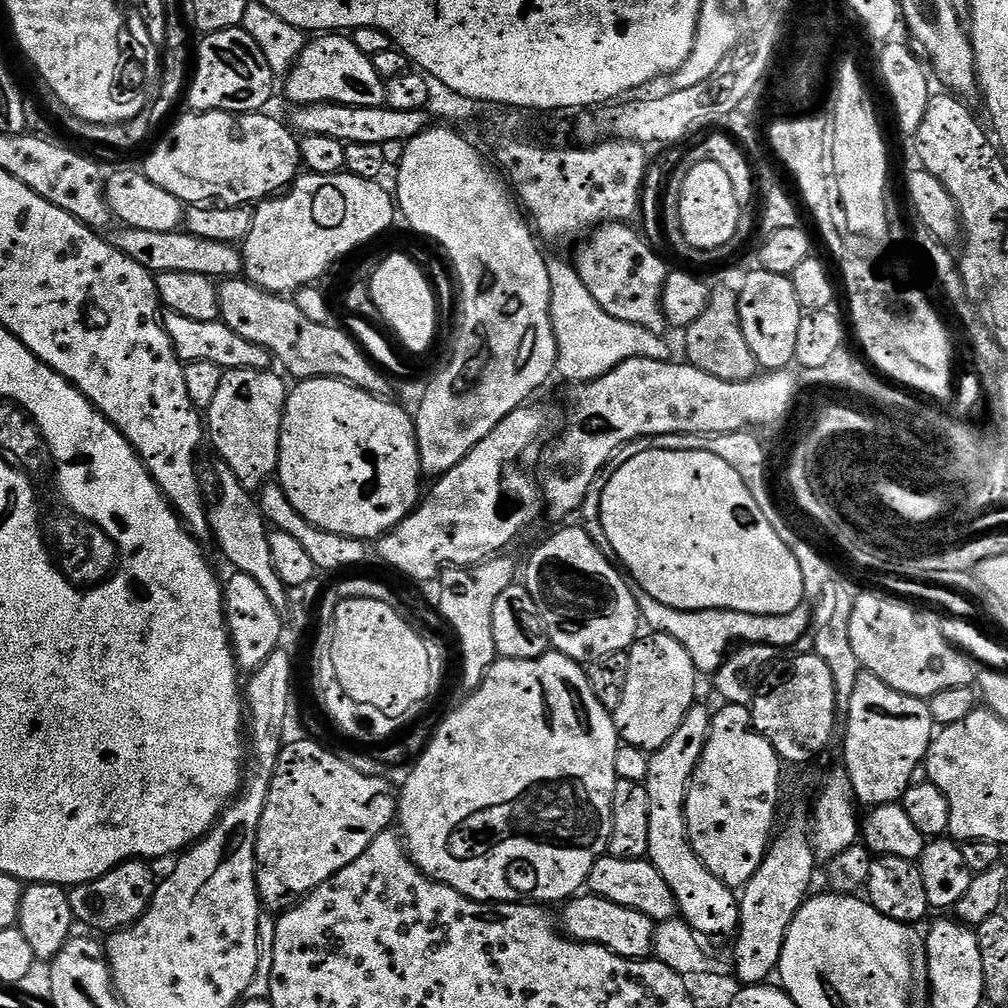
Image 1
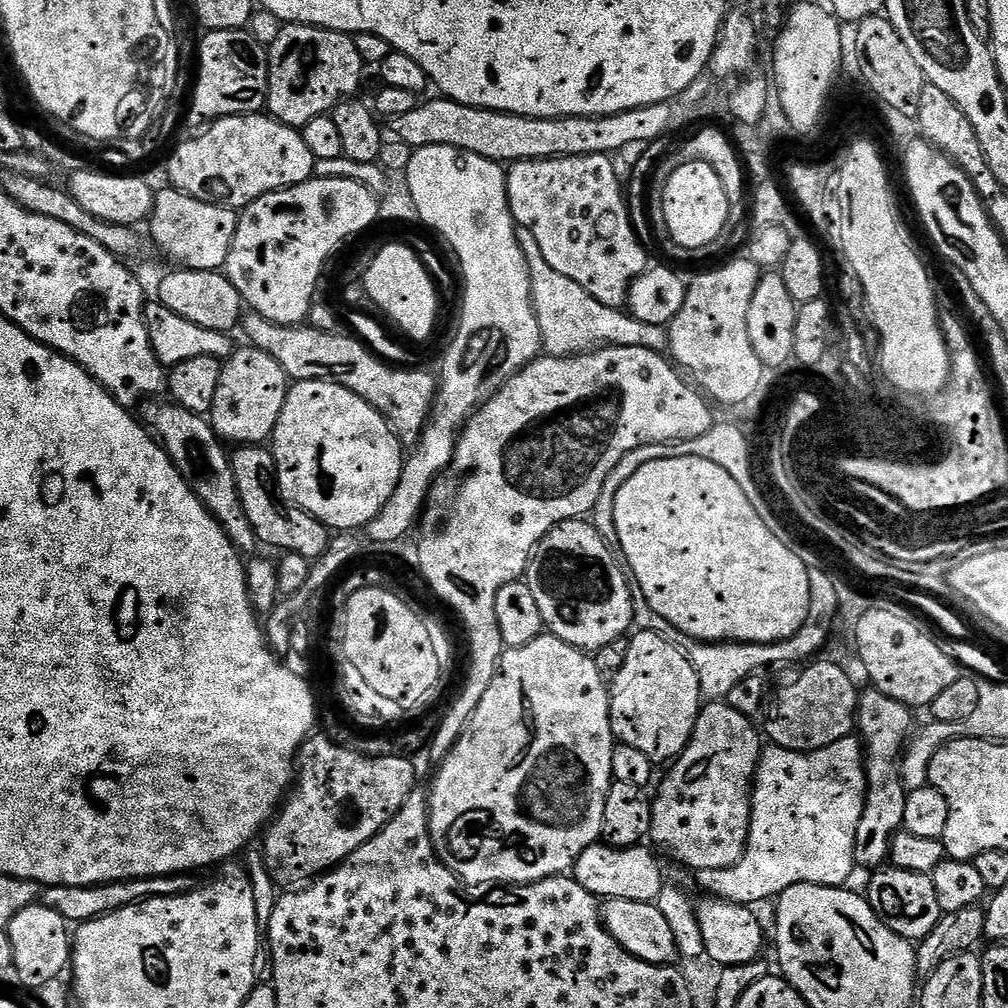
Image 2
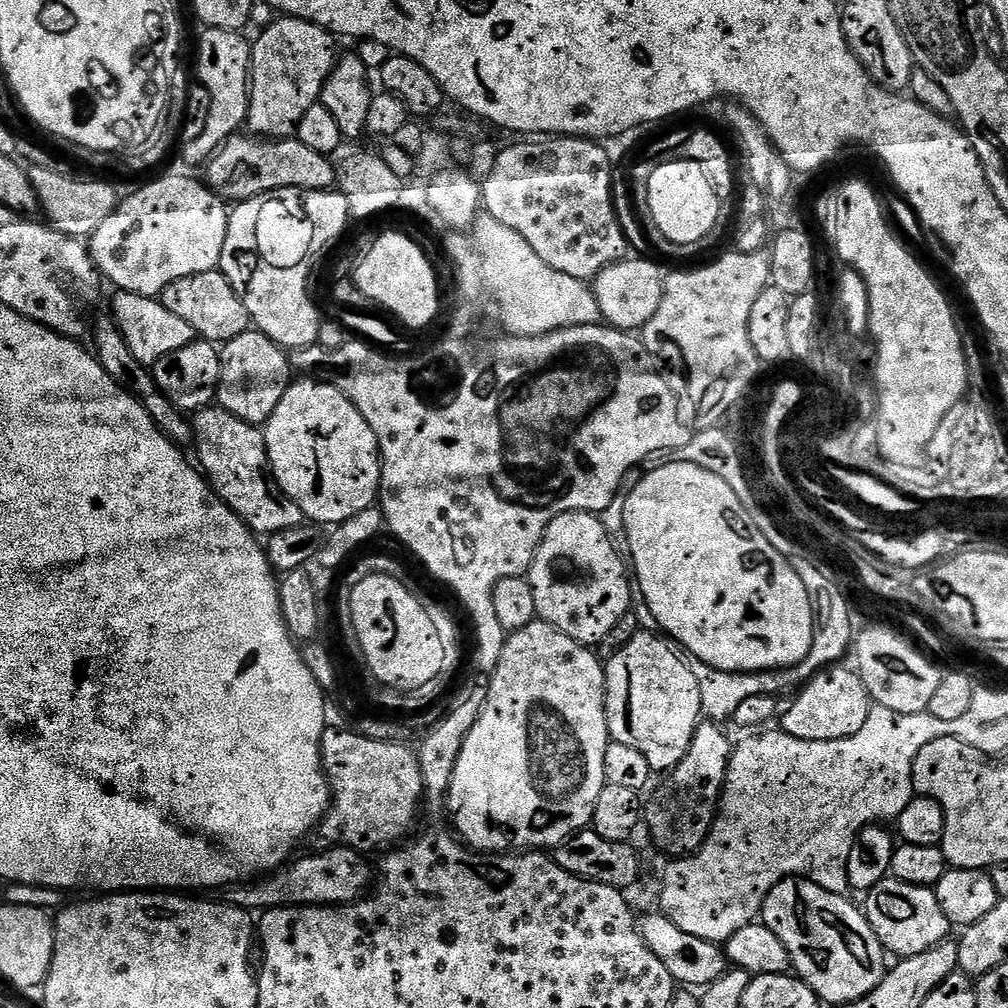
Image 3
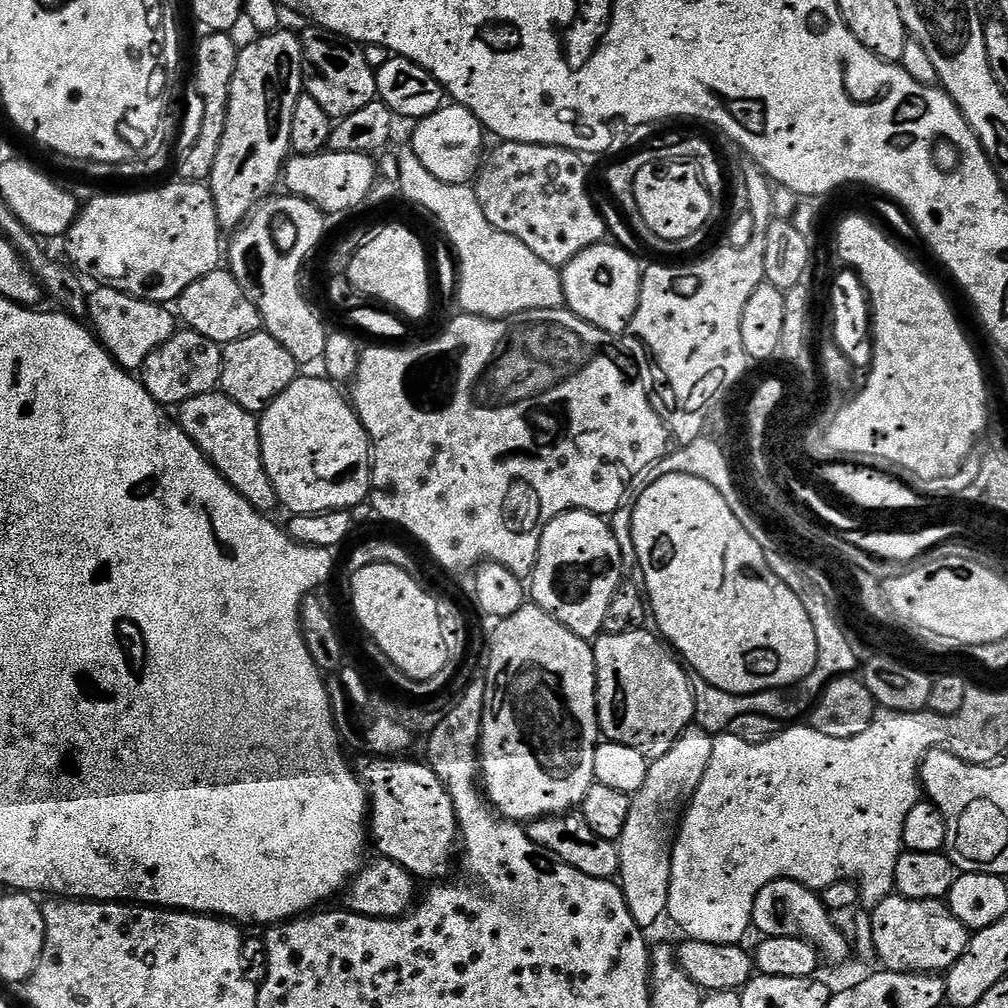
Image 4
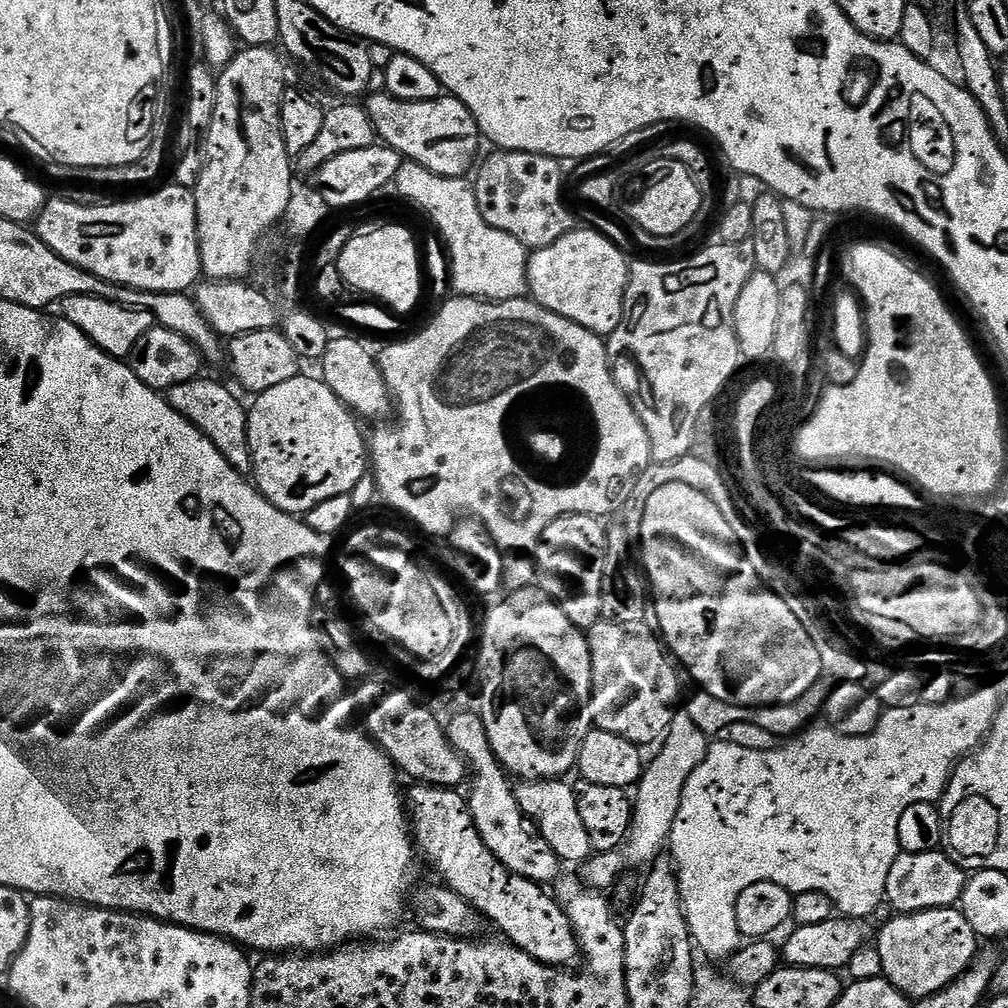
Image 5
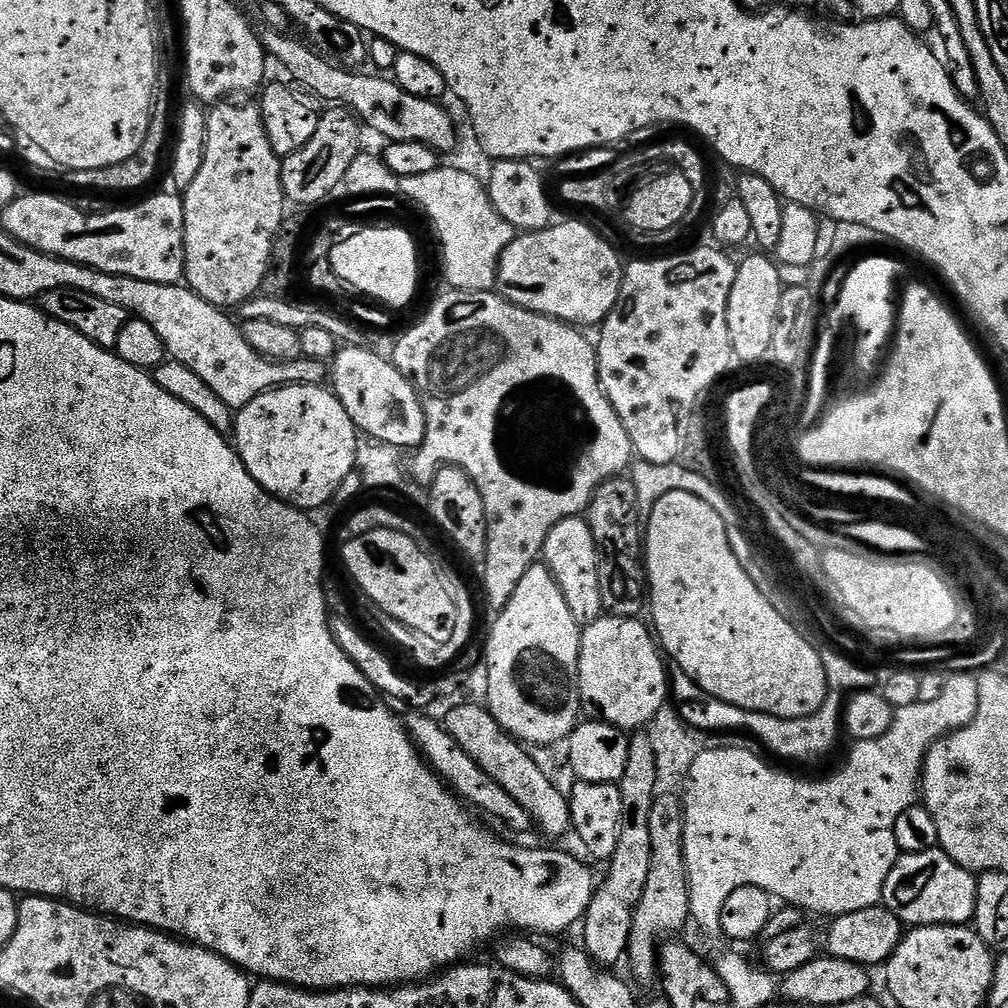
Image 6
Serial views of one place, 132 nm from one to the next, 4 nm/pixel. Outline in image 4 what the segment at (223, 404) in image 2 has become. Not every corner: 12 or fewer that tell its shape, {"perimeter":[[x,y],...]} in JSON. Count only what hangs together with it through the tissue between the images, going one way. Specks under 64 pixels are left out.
{"perimeter":[[263,330],[223,345],[219,387],[260,414],[298,378]]}

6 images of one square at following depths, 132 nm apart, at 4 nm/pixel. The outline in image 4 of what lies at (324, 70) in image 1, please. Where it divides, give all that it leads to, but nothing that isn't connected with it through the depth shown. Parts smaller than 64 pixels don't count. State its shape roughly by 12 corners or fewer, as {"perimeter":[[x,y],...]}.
{"perimeter":[[294,31],[236,53],[206,183],[221,229],[277,191],[304,92]]}

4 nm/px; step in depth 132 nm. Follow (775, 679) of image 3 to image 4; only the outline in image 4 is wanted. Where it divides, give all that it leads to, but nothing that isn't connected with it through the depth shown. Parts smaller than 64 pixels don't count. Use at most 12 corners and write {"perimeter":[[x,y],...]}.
{"perimeter":[[816,664],[802,682],[732,695],[687,673],[695,725],[713,736],[742,714],[781,722],[811,709],[836,676]]}

